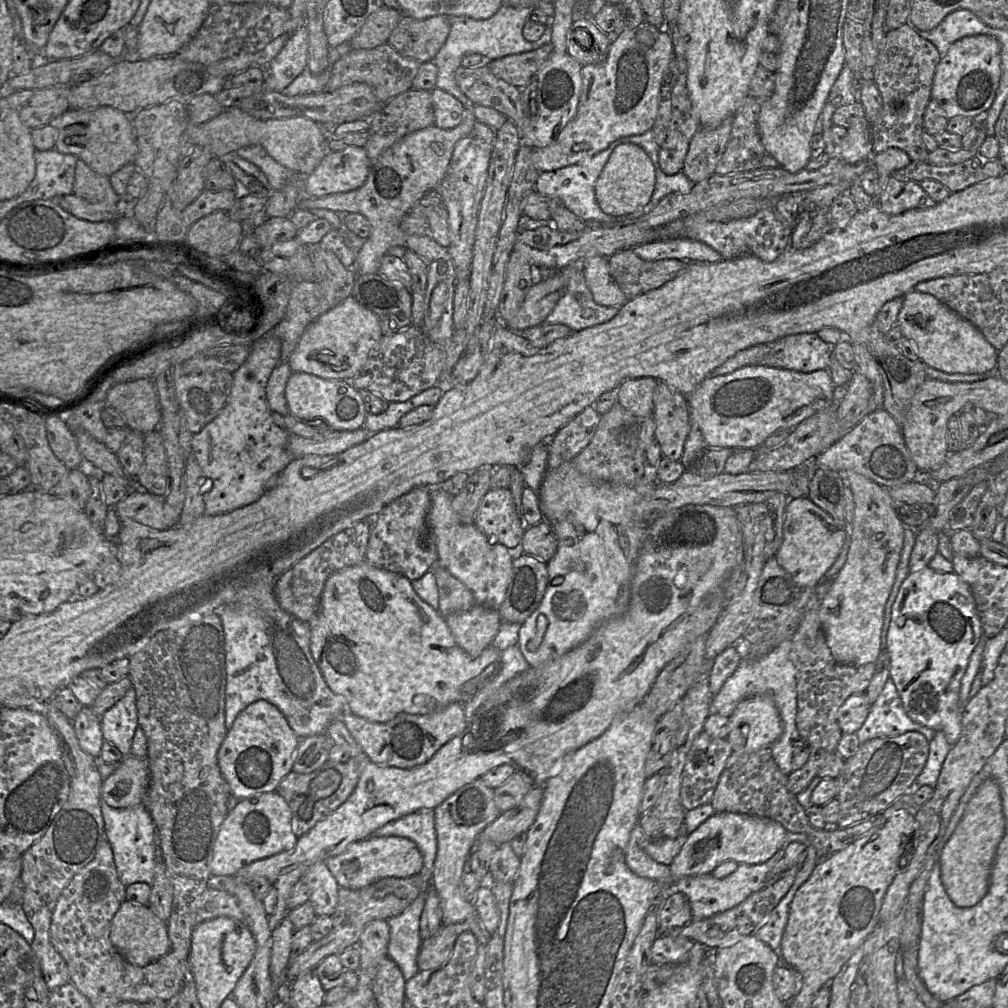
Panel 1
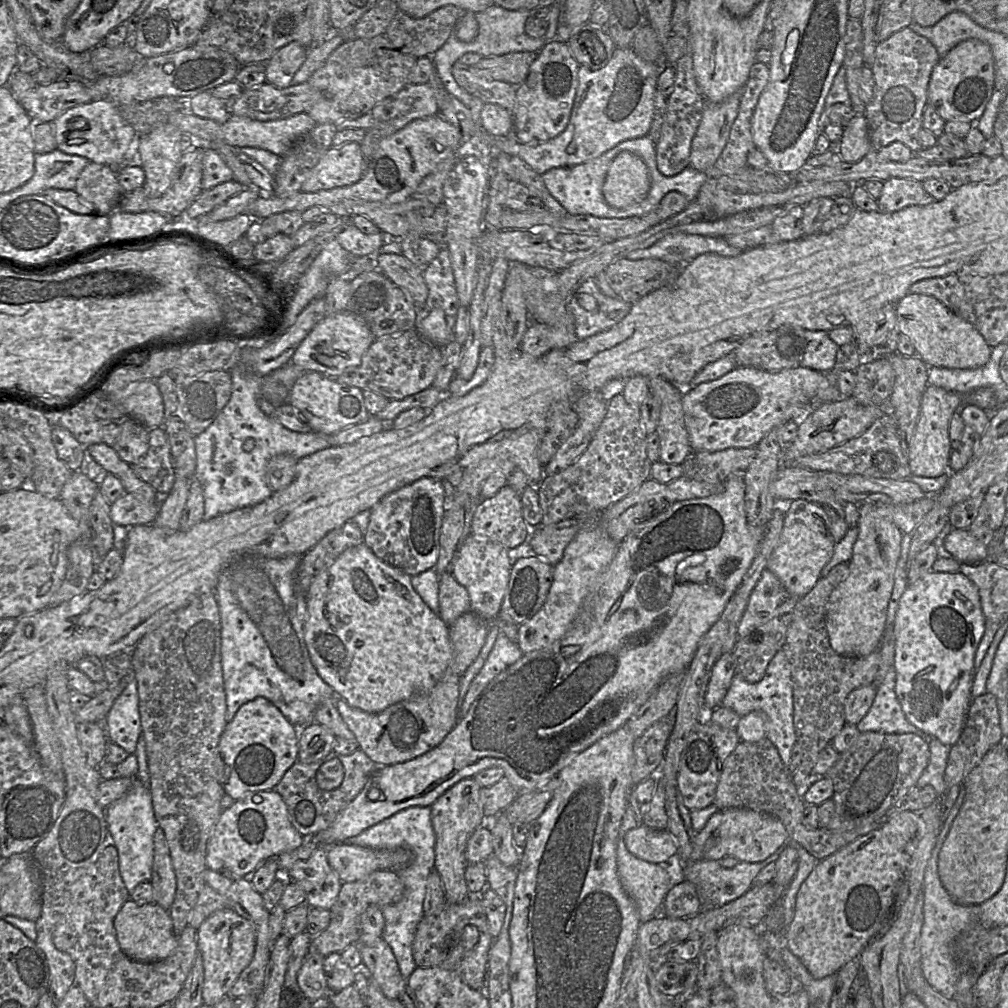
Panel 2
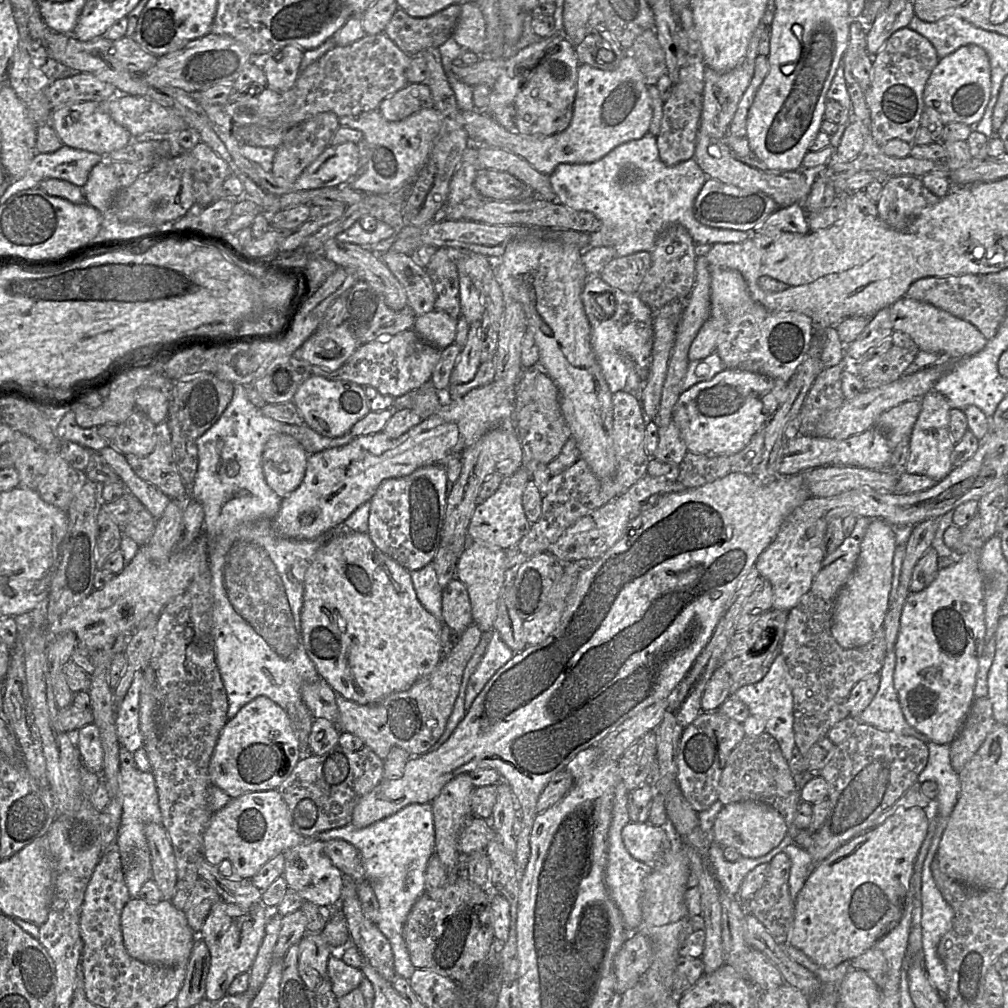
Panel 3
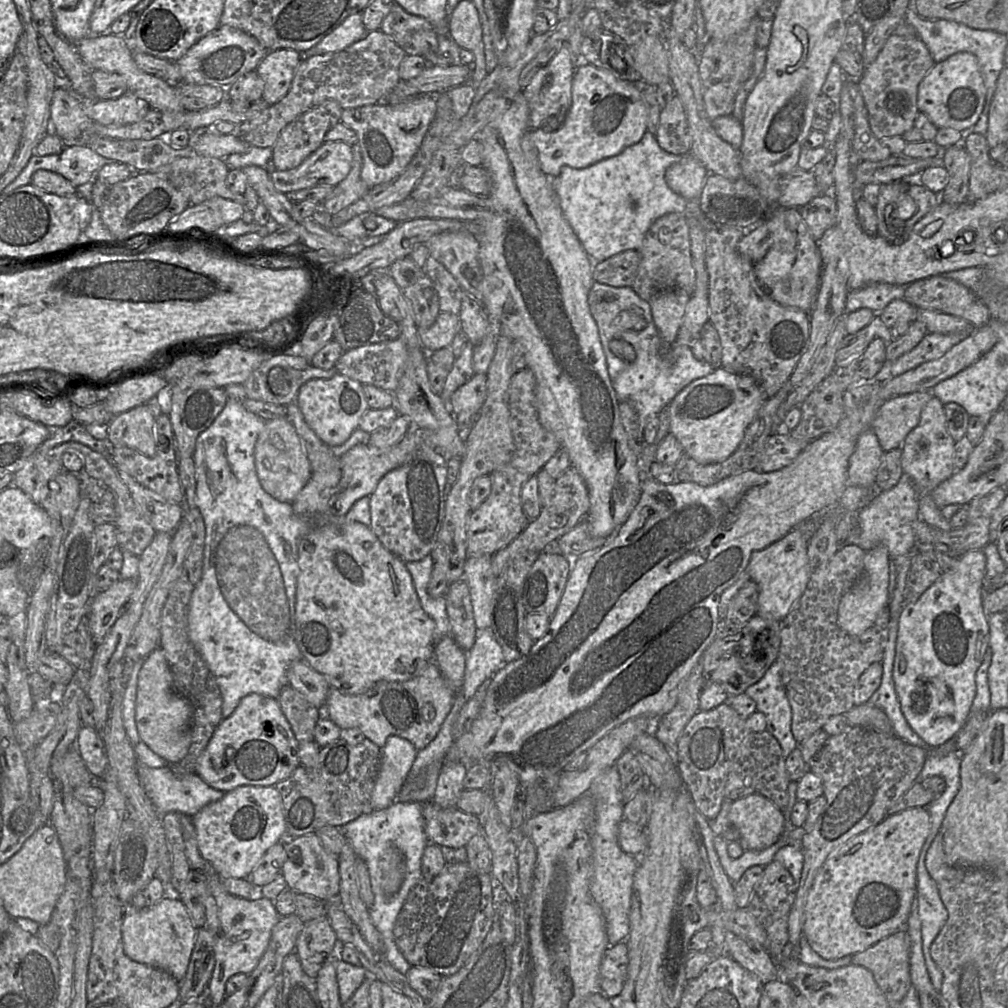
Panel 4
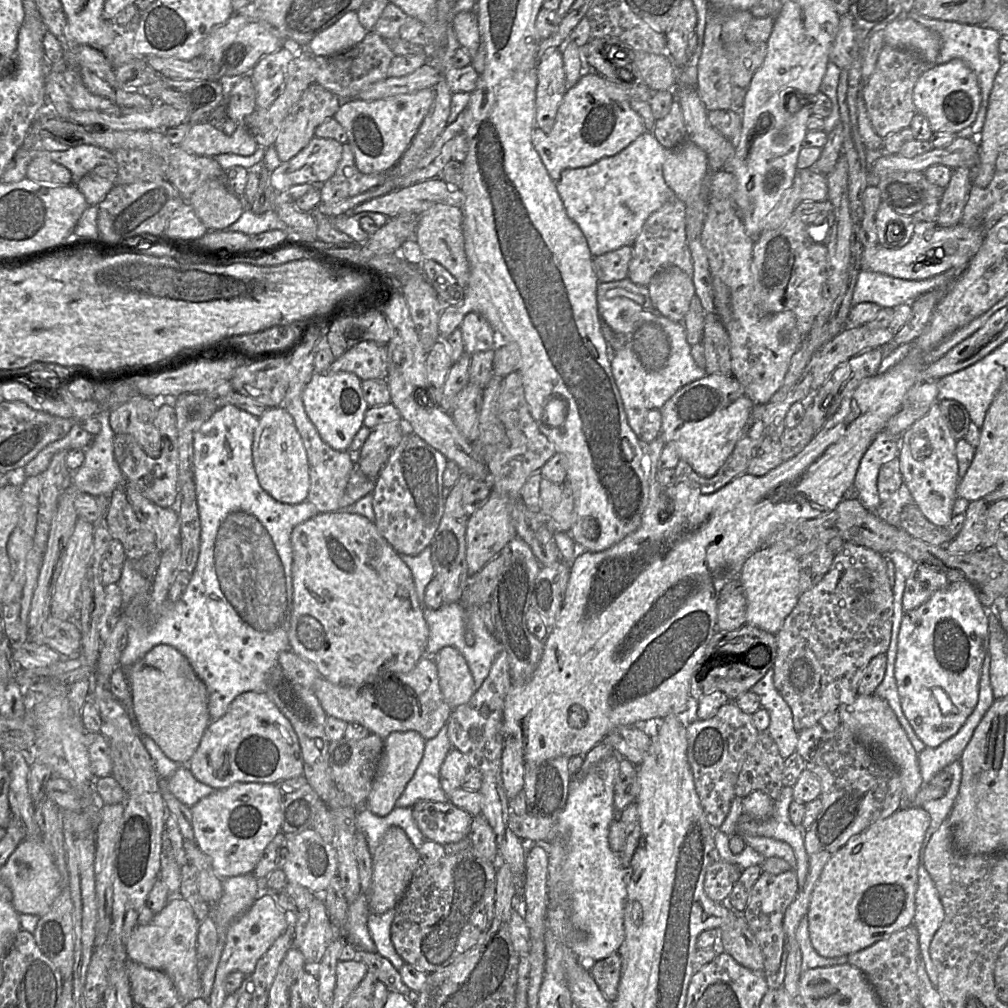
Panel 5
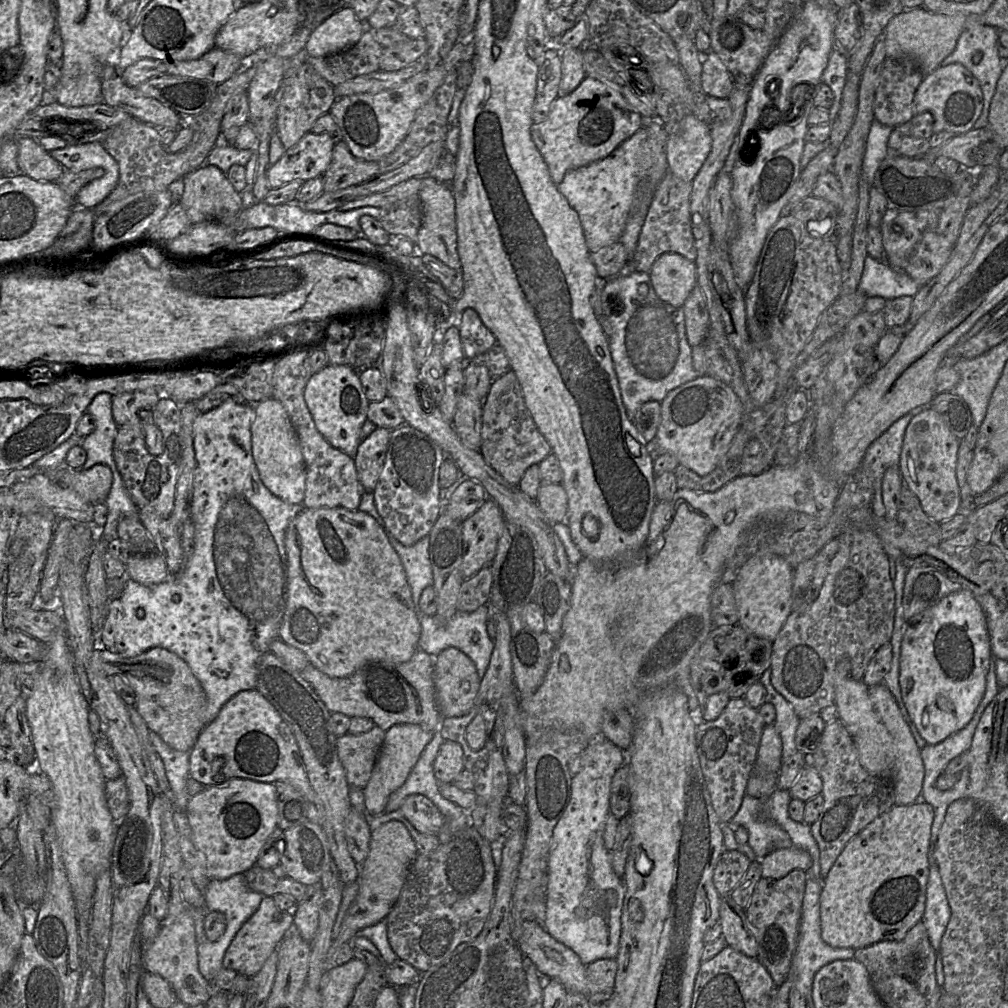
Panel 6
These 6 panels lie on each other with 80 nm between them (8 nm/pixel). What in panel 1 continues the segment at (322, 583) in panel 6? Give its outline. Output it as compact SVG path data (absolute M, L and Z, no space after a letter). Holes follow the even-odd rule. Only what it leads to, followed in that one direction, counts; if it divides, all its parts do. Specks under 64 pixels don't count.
M367 561L338 571L328 578L324 585L319 609L309 623L309 628L311 653L329 688L332 692L341 695L345 699L348 711L368 721L377 723L386 723L400 713L426 715L438 711L453 702L464 704L494 675L495 668L499 666L501 659L501 651L493 646L485 648L476 658L468 656L456 644L445 617L416 594L410 580L400 574L379 569Z

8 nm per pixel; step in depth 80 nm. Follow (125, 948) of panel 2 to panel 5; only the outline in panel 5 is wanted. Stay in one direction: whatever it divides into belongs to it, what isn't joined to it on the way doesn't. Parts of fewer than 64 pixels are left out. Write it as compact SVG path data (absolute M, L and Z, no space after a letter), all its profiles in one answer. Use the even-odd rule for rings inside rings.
M171 896L165 907L147 925L138 925L130 935L128 959L142 966L164 972L184 1002L202 996L201 974L197 968L196 947L199 921L191 906L179 896Z

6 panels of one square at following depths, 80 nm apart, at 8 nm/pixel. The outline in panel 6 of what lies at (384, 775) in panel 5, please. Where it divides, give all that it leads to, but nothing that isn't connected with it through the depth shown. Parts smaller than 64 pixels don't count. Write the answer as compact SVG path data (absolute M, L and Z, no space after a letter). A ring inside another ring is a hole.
M411 723L397 724L386 731L371 777L363 789L364 811L367 814L378 816L384 813L390 795L406 781L432 737L433 732Z

